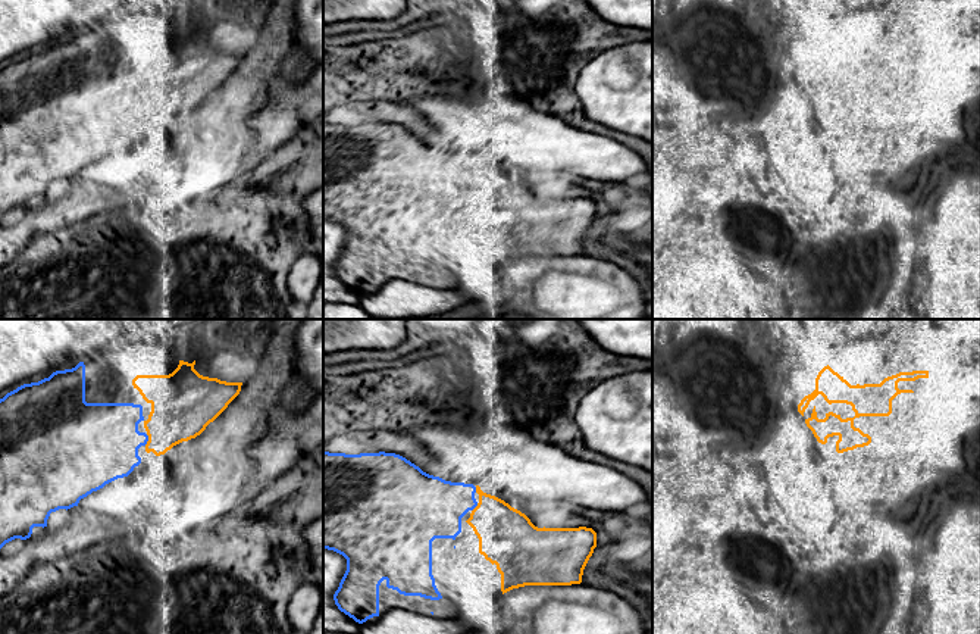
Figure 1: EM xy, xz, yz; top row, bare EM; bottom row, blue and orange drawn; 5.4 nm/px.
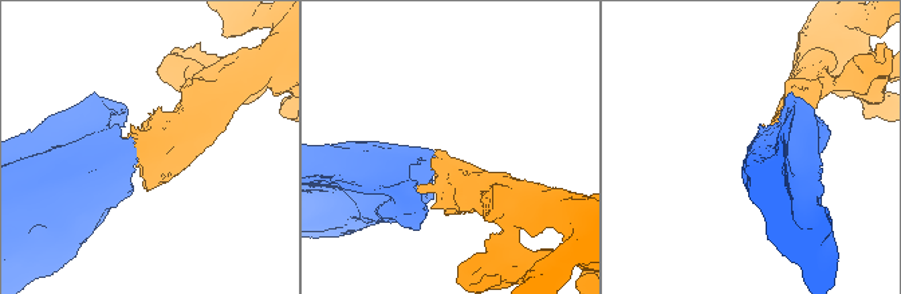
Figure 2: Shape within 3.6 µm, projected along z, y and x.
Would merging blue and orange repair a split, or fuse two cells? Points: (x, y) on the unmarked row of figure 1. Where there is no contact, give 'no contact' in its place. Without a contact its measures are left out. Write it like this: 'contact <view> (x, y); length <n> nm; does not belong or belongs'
contact xy (147, 111); length 70 nm; belongs

